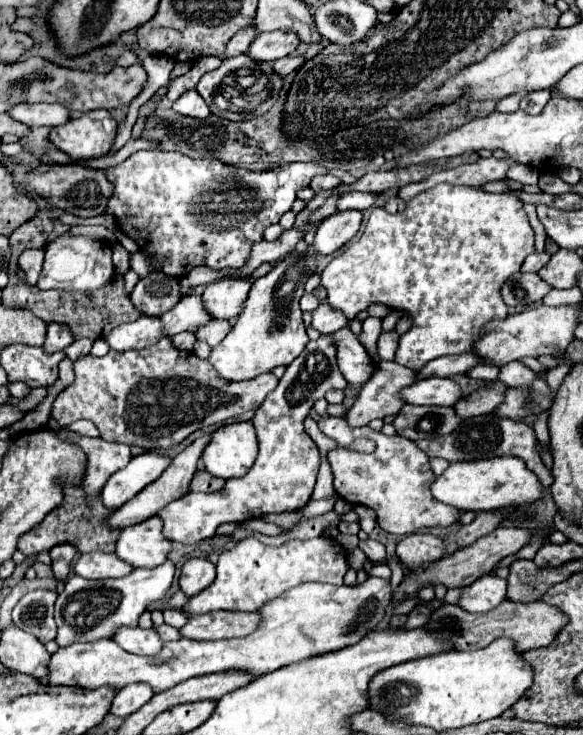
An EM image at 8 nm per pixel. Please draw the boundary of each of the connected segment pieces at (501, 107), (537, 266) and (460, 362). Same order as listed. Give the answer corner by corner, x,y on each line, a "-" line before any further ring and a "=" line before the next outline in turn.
522,95
506,97
506,99
498,101
498,103
496,103
496,111
500,111
500,113
514,113
514,111
518,111
518,103
520,103
520,99
522,99
=
542,251
542,253
532,253
532,255
528,255
528,257
524,259
522,271
540,271
548,261
550,261
550,255
548,255
546,251
=
462,353
458,357
438,357
418,371
418,379
452,377
452,375
458,375
458,373
466,373
476,363
480,363
480,359
474,353

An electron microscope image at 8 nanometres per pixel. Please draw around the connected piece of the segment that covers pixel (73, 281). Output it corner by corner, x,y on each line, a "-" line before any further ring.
62,233
46,245
46,259
40,271
38,289
64,289
64,291
94,291
106,285
114,275
112,249
104,241
96,241
82,235

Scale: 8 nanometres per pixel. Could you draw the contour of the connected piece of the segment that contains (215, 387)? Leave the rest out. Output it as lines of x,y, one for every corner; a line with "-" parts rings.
162,337
158,343
146,349
134,351
108,351
104,357
84,357
74,361
74,383
64,389
56,401
52,403
50,417
58,421
58,425
66,427
78,419
92,419
98,427
100,437
106,441
138,445
142,449
170,449
184,441
190,433
204,429
214,423
224,423
230,417
236,417
244,411
256,411
266,395
278,385
278,379
272,373
262,373
250,381
226,381
214,373
214,367
196,357
192,351
180,351
172,345
168,337

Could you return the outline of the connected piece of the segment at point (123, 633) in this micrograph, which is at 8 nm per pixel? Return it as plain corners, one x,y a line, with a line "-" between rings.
122,627
116,631
114,641
128,653
134,655
156,655
160,653
164,641
158,637
154,629
140,627

